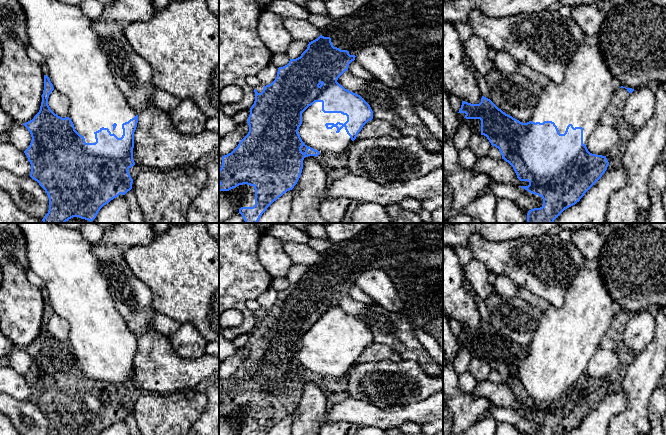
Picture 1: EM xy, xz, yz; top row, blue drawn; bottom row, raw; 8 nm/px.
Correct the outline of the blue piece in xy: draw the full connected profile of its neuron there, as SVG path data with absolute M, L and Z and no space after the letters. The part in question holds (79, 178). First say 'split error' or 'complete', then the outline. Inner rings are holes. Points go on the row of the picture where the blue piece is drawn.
split error; M59 0L17 1L26 16L29 45L43 56L49 70L49 74L44 75L40 110L32 120L23 124L32 137L29 147L24 151L31 164L30 177L39 183L49 198L49 210L42 221L65 223L73 217L79 217L91 222L104 205L132 189L133 179L128 170L135 165L133 148L138 115L115 84L108 57L100 45L100 37L80 6ZM53 90L64 94L70 102L69 114L65 118L55 114L48 105Z

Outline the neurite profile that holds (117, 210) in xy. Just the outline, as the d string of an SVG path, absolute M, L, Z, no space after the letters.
M119 195L104 205L90 223L132 223L129 217L129 203L125 196Z

